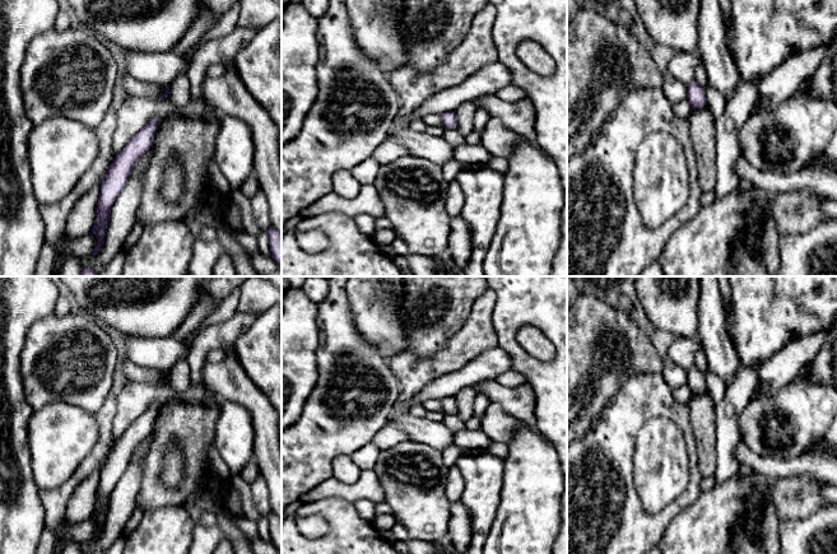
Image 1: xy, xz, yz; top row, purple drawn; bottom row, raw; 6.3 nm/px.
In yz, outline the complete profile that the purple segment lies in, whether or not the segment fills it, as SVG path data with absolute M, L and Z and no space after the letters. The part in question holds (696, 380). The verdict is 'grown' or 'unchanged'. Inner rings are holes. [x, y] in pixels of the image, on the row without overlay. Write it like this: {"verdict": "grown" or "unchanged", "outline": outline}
{"verdict": "unchanged", "outline": "M694 366L688 369L687 385L693 395L706 391L706 378Z"}

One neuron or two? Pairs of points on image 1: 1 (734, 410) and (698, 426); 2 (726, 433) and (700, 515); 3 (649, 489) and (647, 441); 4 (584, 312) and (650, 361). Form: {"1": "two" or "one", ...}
{"1": "two", "2": "two", "3": "one", "4": "one"}

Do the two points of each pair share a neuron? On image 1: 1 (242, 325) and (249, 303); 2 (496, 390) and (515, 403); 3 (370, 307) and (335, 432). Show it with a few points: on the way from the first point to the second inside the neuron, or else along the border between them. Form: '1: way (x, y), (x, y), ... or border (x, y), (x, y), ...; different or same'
1: border (238, 311), (257, 315); different
2: way (501, 394), (510, 399); same
3: border (350, 306), (353, 325), (379, 350); different

